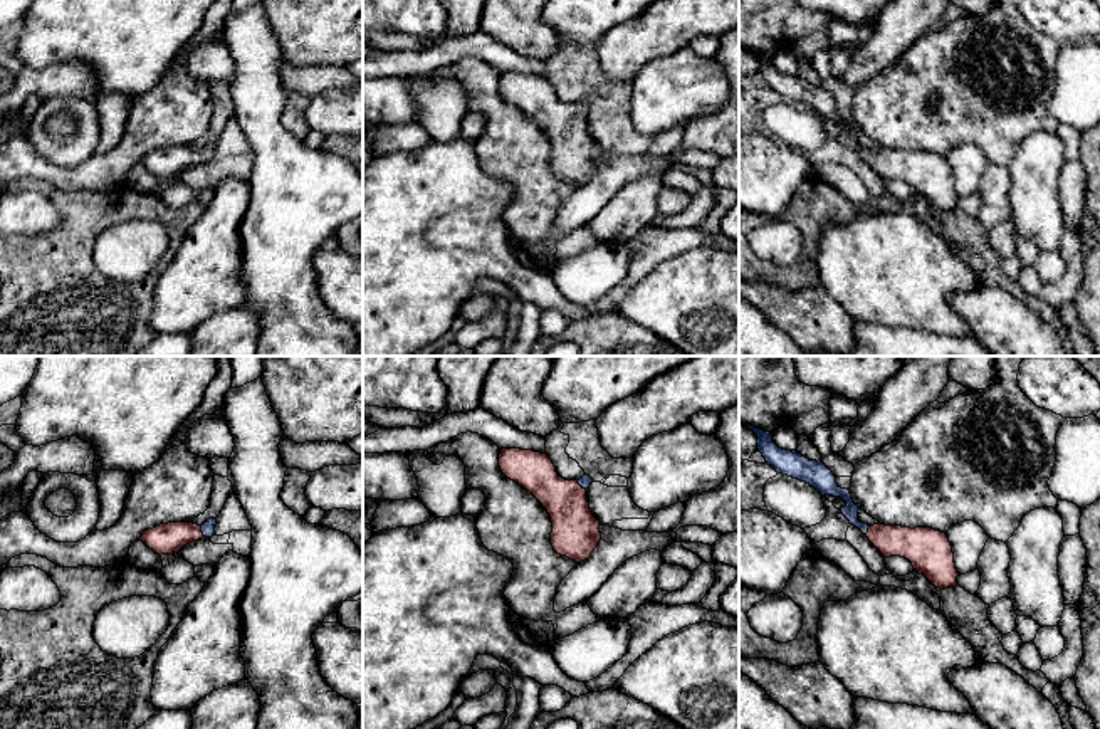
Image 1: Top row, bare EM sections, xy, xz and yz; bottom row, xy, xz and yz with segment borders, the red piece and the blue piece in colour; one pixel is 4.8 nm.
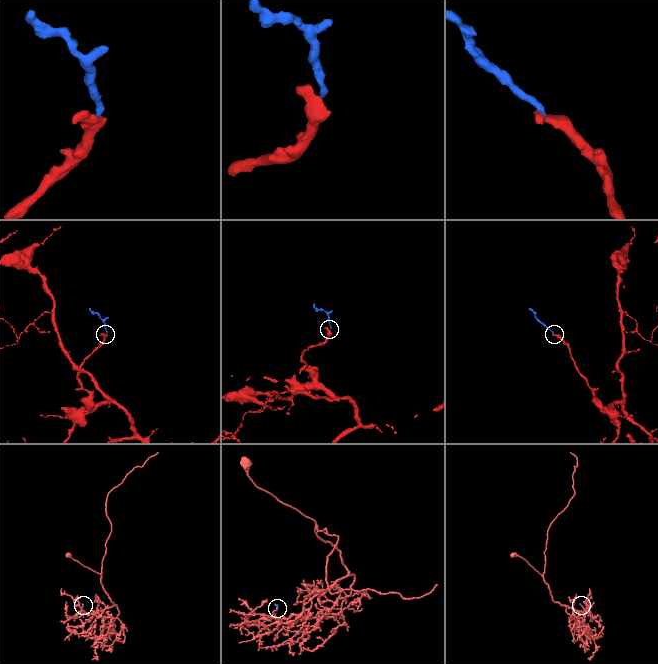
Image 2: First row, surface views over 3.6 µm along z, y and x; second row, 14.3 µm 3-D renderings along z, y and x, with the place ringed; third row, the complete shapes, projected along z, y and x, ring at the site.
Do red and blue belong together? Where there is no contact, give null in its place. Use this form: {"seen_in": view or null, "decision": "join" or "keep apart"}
{"seen_in": "xy", "decision": "join"}

